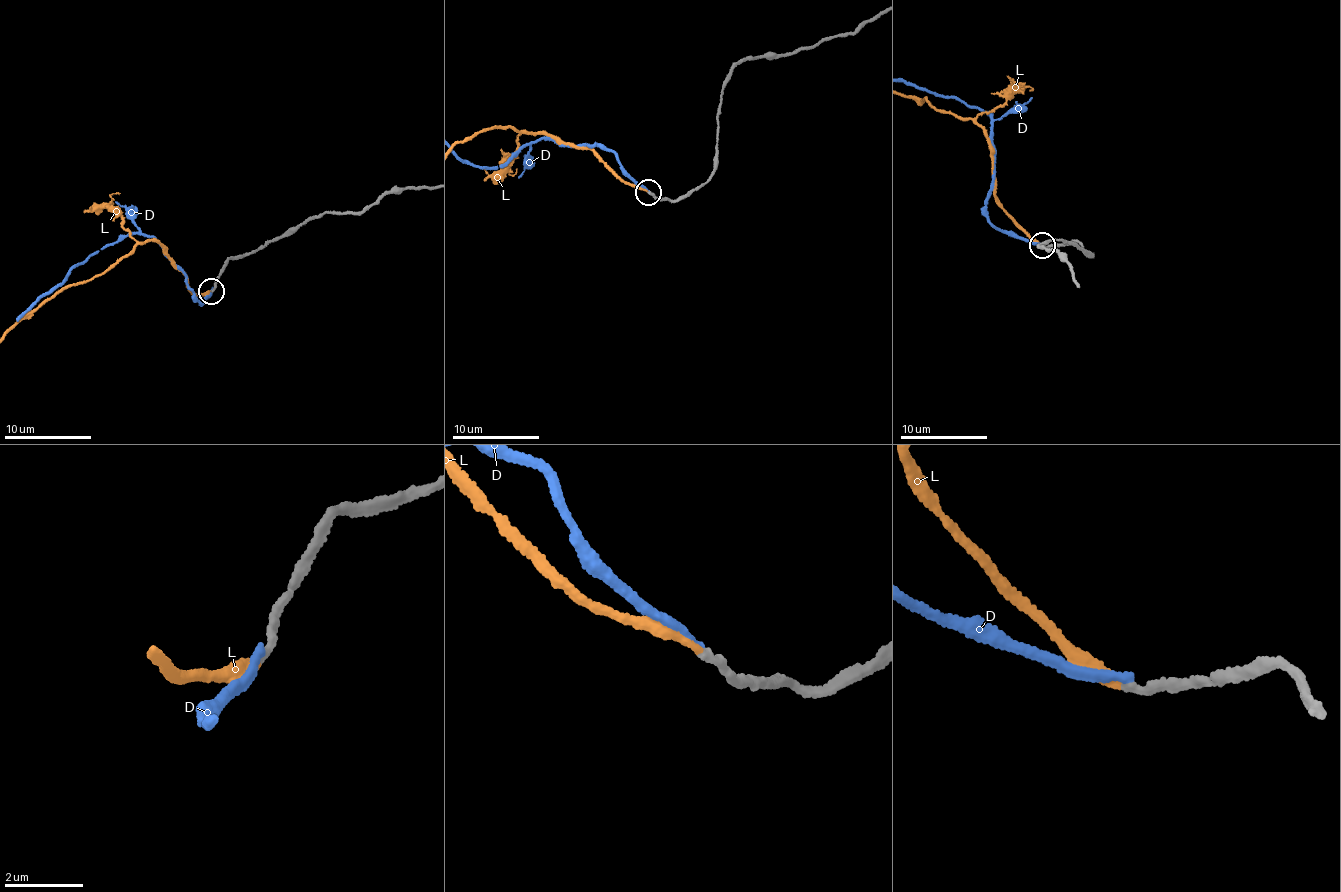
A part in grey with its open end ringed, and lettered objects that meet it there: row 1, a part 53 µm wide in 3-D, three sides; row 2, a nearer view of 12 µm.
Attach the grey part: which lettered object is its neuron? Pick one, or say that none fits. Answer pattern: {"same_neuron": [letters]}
{"same_neuron": ["L"]}

